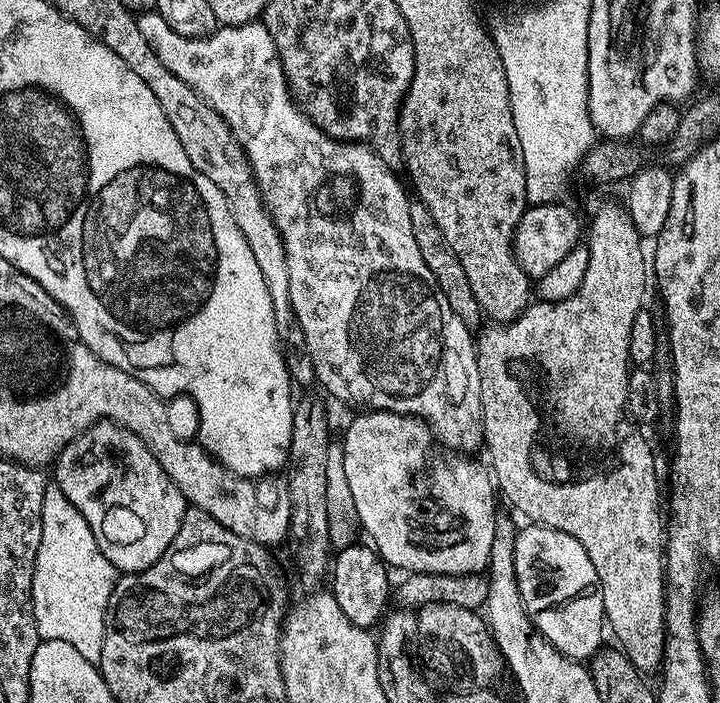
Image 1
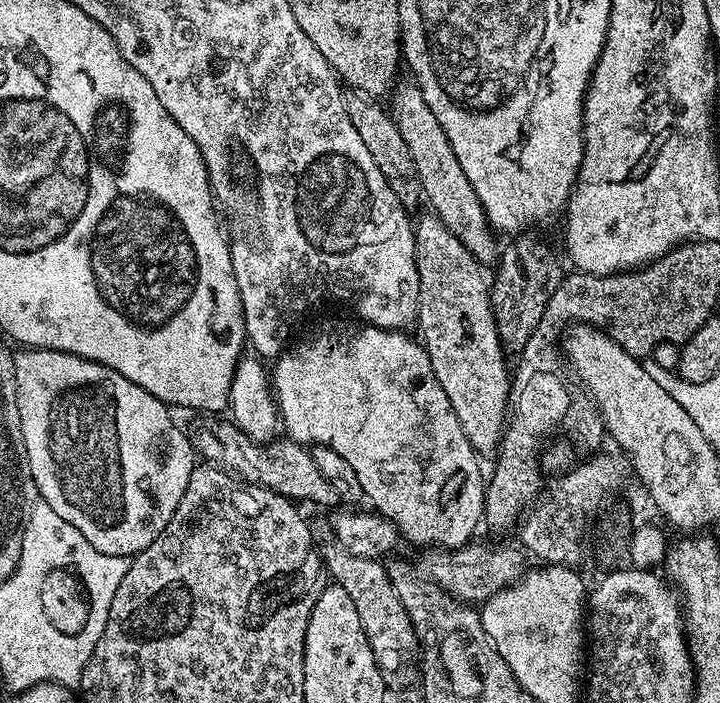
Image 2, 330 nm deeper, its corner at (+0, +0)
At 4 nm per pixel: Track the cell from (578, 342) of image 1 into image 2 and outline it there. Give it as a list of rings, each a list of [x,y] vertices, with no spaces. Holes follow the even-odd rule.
[[[428,214],[421,224],[417,223],[414,228],[416,234],[416,269],[418,270],[418,278],[420,279],[420,301],[418,302],[418,310],[416,311],[416,324],[420,333],[419,339],[422,341],[424,349],[428,351],[430,358],[430,366],[434,370],[434,374],[438,378],[438,382],[442,386],[442,390],[446,390],[446,394],[450,398],[450,406],[454,410],[454,414],[458,418],[458,422],[462,422],[462,430],[466,434],[466,438],[472,444],[472,449],[477,454],[484,452],[495,453],[500,447],[501,435],[505,429],[505,412],[508,406],[508,391],[510,383],[510,364],[504,361],[505,345],[501,341],[500,331],[496,328],[495,314],[492,313],[491,302],[489,300],[489,281],[484,281],[482,265],[479,260],[473,258],[470,250],[466,250],[466,246],[462,246],[462,242],[450,231],[449,228],[435,215]]]

